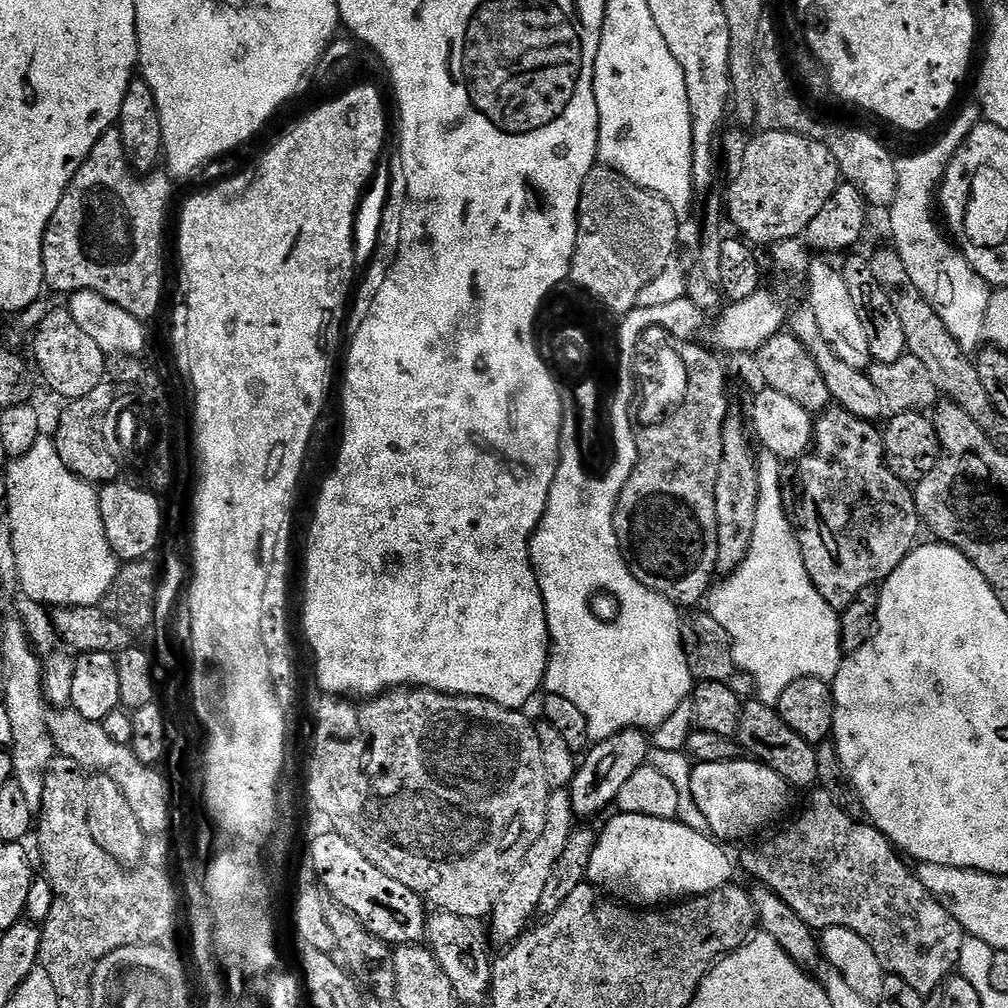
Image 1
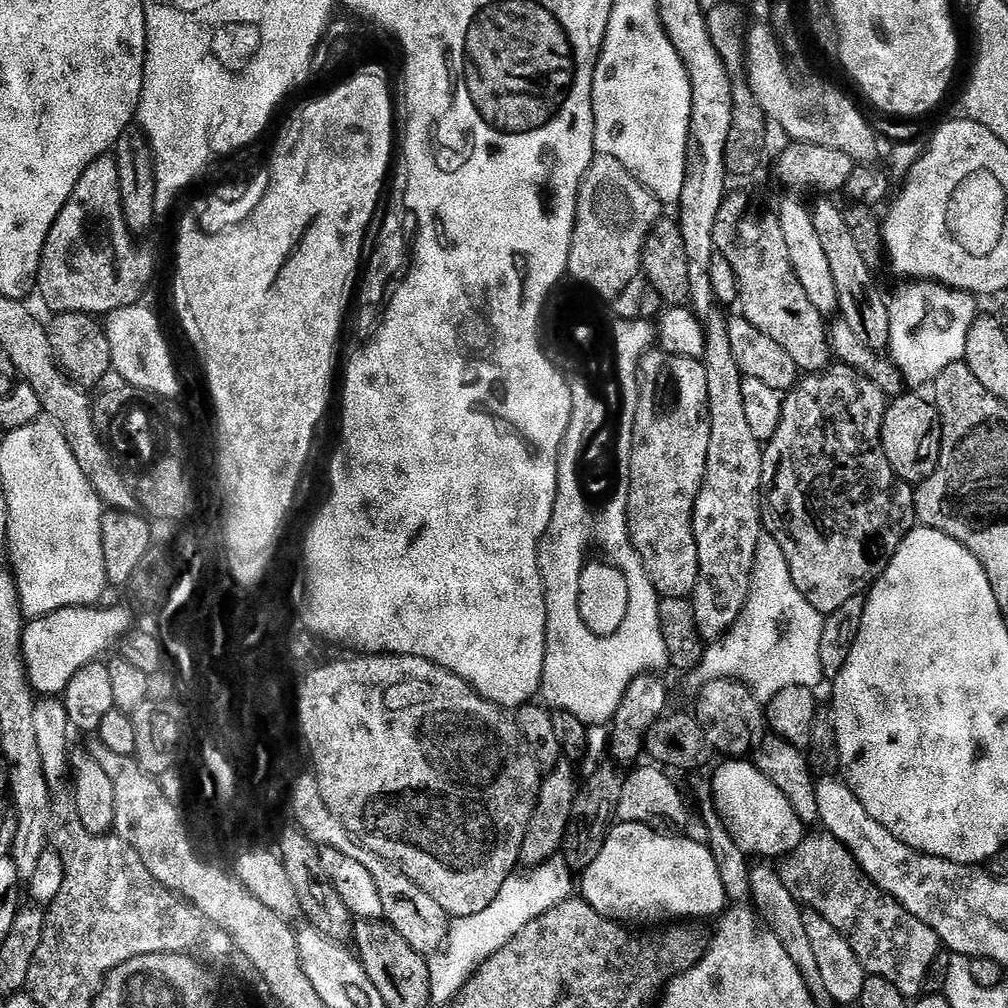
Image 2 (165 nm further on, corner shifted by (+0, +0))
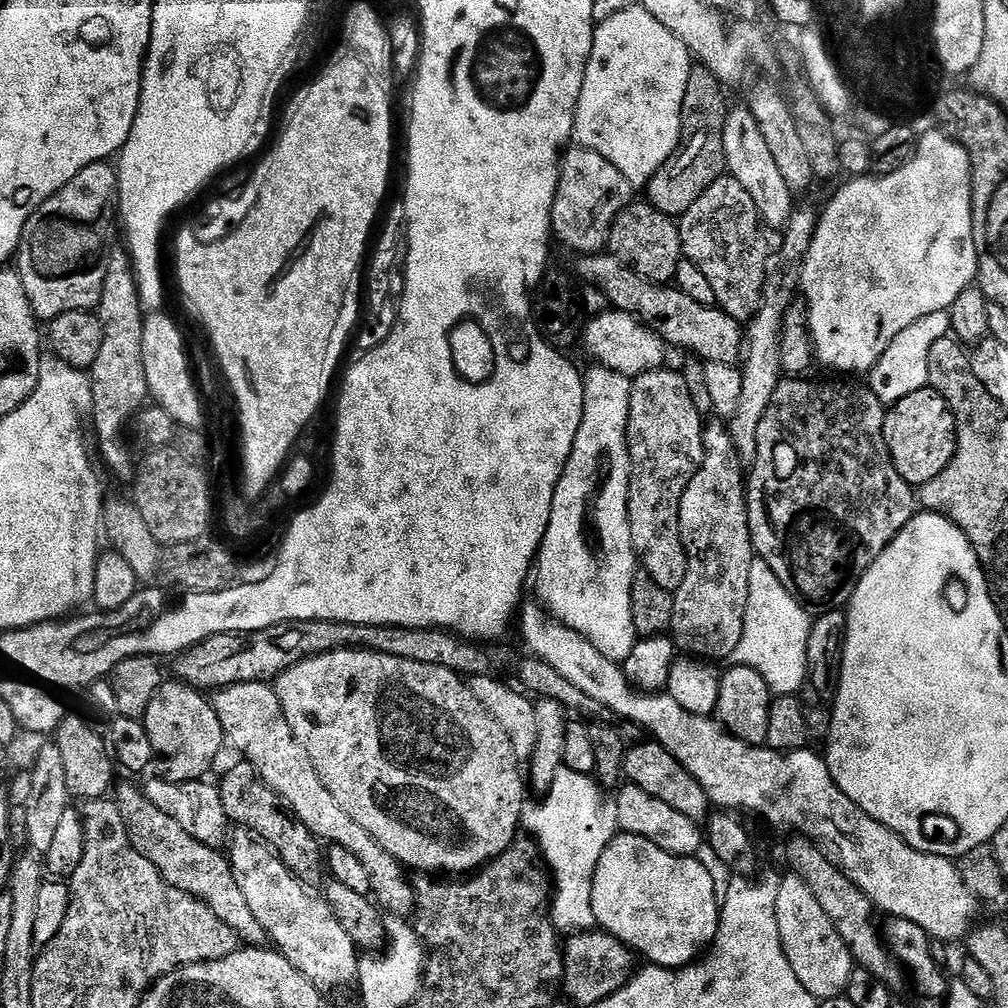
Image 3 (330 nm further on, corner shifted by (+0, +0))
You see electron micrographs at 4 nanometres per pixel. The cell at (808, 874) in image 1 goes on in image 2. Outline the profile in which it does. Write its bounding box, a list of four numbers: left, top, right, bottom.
[778,834,942,997]

